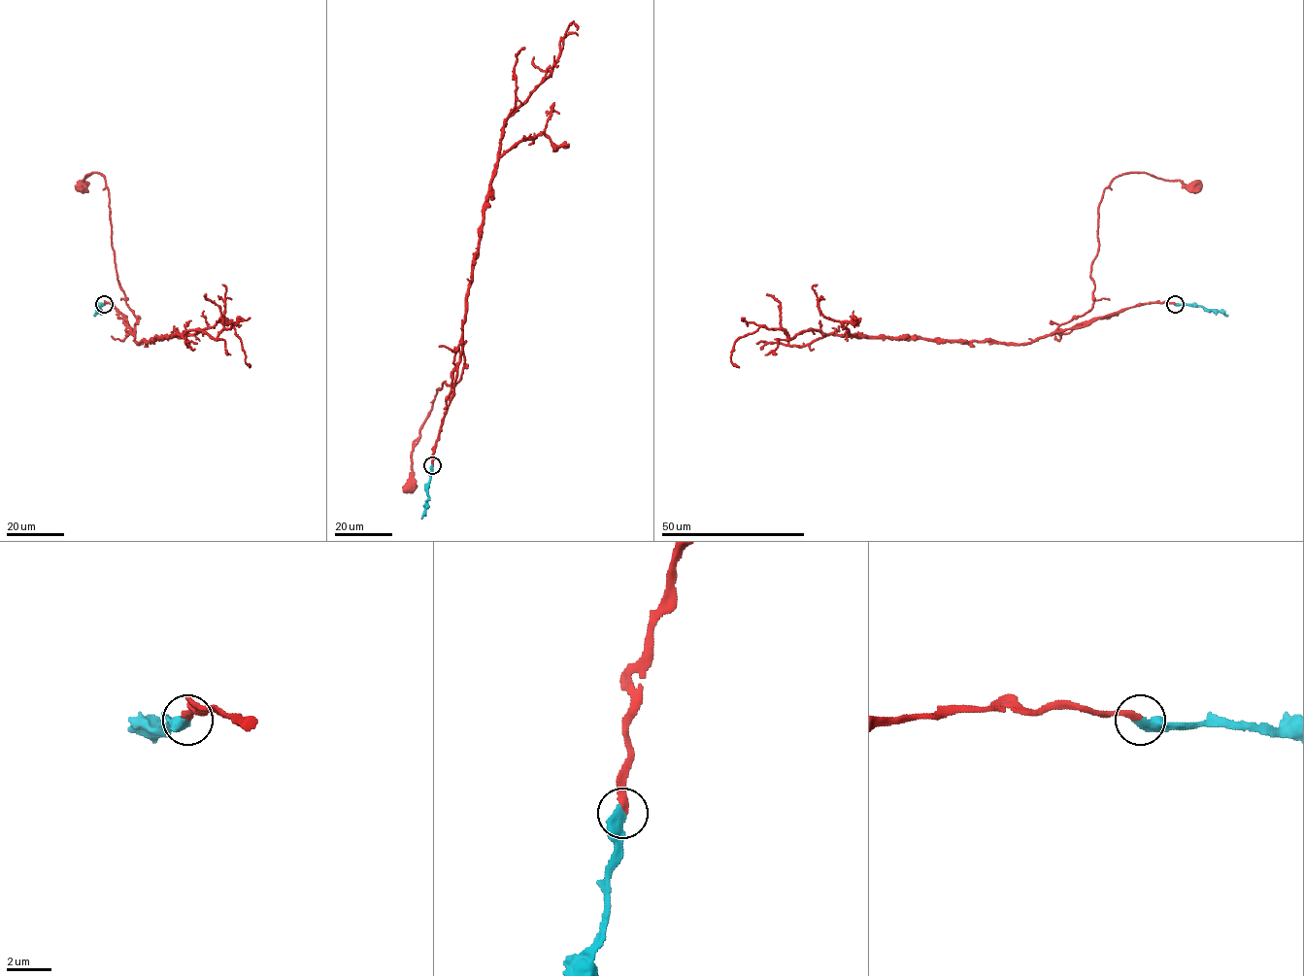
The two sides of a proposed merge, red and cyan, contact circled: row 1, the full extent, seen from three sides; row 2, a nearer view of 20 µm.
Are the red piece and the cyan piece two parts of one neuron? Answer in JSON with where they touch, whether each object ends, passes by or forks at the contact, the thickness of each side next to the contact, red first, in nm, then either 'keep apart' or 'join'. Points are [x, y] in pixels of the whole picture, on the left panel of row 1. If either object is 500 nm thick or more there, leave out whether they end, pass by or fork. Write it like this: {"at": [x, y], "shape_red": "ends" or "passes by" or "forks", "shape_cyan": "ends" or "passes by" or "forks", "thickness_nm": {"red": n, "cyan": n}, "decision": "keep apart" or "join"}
{"at": [104, 304], "shape_red": "ends", "shape_cyan": "ends", "thickness_nm": {"red": 280, "cyan": 440}, "decision": "join"}

